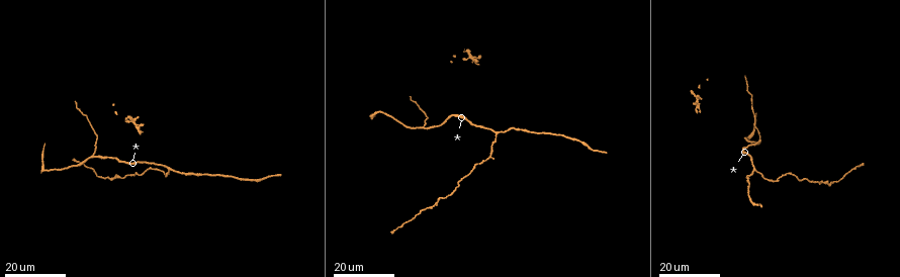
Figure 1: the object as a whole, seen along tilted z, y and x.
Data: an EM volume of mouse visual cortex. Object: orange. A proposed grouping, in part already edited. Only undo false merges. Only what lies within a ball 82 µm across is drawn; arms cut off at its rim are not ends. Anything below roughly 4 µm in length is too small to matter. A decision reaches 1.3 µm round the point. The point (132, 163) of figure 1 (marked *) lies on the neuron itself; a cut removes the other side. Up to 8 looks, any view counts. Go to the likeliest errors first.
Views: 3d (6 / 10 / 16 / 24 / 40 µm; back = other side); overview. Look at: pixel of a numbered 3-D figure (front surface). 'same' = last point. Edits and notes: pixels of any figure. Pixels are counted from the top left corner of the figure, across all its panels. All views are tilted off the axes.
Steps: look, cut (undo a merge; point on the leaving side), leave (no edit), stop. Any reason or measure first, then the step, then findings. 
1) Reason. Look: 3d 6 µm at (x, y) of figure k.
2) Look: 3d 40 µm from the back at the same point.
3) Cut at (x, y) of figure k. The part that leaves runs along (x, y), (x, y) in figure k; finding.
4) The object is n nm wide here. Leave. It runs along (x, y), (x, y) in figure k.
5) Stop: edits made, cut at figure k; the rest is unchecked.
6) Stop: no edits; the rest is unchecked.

Three-way junction. Look: 3d 24 µm at (755, 171) of figure 1.

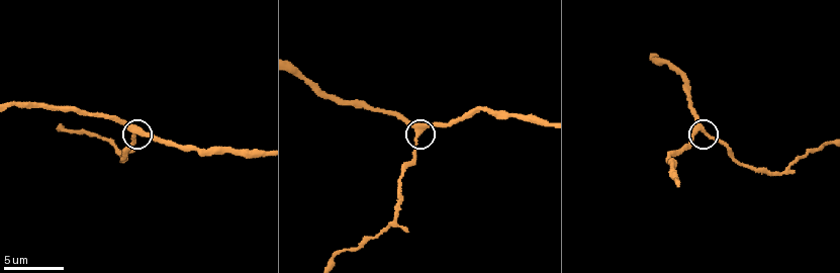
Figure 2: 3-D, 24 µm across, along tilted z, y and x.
Look: 3d 6 µm at (134, 129) of figure 2.

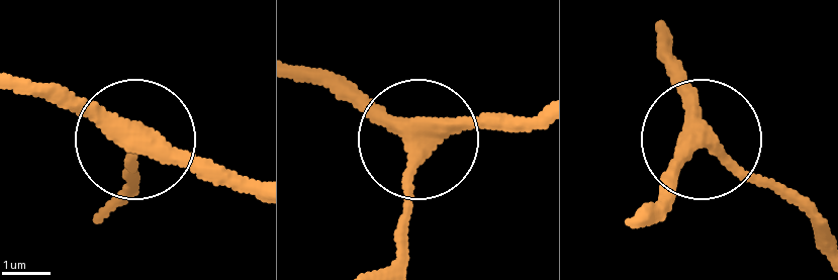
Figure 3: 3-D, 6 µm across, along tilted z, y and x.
3 arms meet here. Leave. It runs along (18, 79), (250, 177) in figure 3; one neuron here.

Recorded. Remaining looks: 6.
Three-way junction. Look: 3d 24 µm at (423, 127) of figure 1.

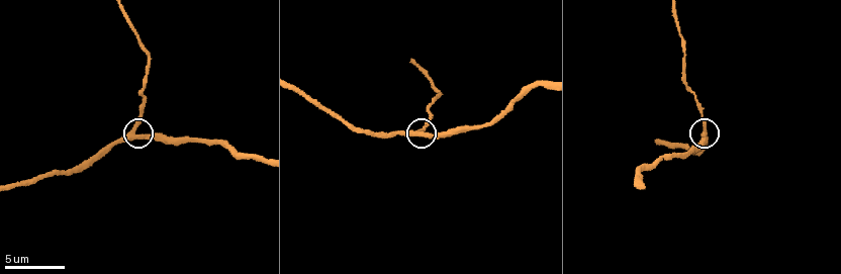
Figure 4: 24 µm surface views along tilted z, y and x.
Zoom in. Look: 3d 6 µm at (132, 133) of figure 4.

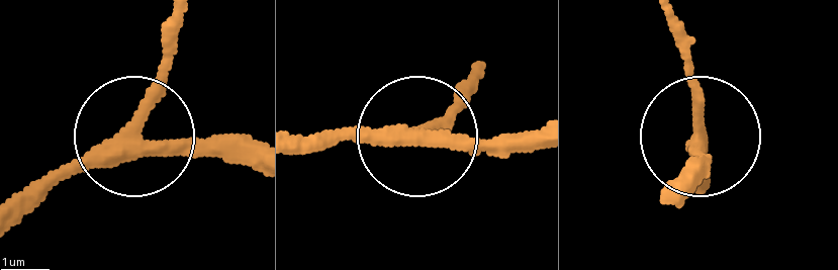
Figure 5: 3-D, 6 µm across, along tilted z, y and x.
Leave. It runs along (257, 156), (113, 140), (9, 227) in figure 5; one neuron here.

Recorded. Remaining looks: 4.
Calibre changes. Look: 3d 24 µm at (140, 129) of figure 1.

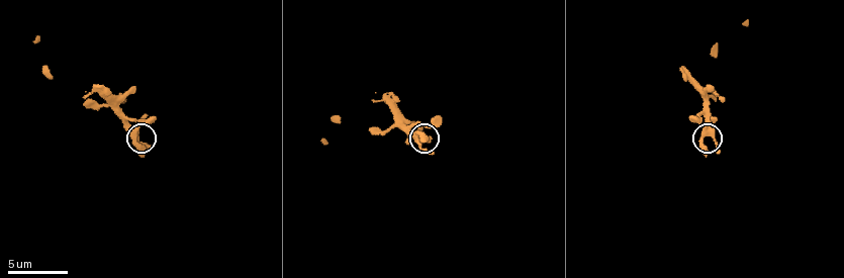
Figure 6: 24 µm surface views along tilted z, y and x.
Look: 3d 6 µm at (714, 133) of figure 6.

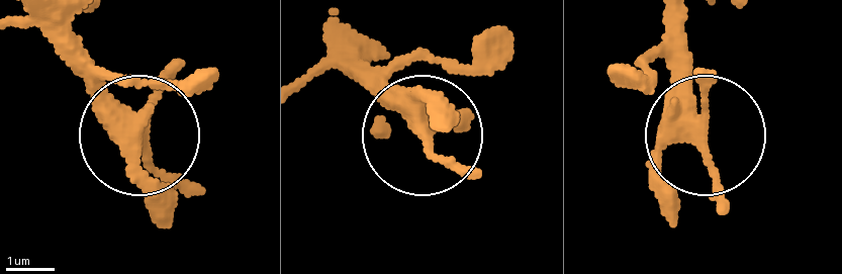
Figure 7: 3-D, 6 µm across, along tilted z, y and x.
5 arms meet here. Leave. Continuous, no second neuron.

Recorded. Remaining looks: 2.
Narrows sharply. Look: 3d 16 µm at (416, 65) of figure 4.

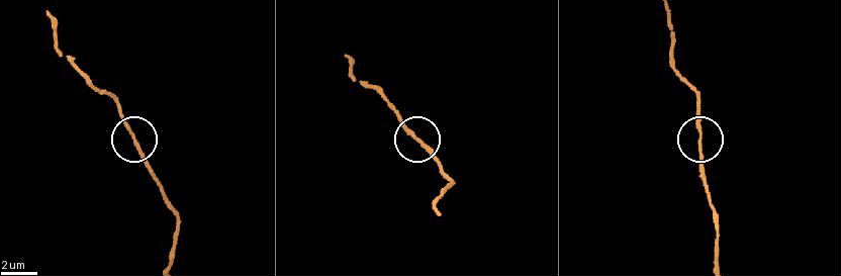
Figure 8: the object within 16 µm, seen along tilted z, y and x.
The object is 150 nm wide here. Leave. It runs along (717, 261), (717, 221), (701, 162), (698, 94) in figure 8; continuous, no second neuron.

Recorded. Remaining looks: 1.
Stop: no edits; the rest is unchecked.

